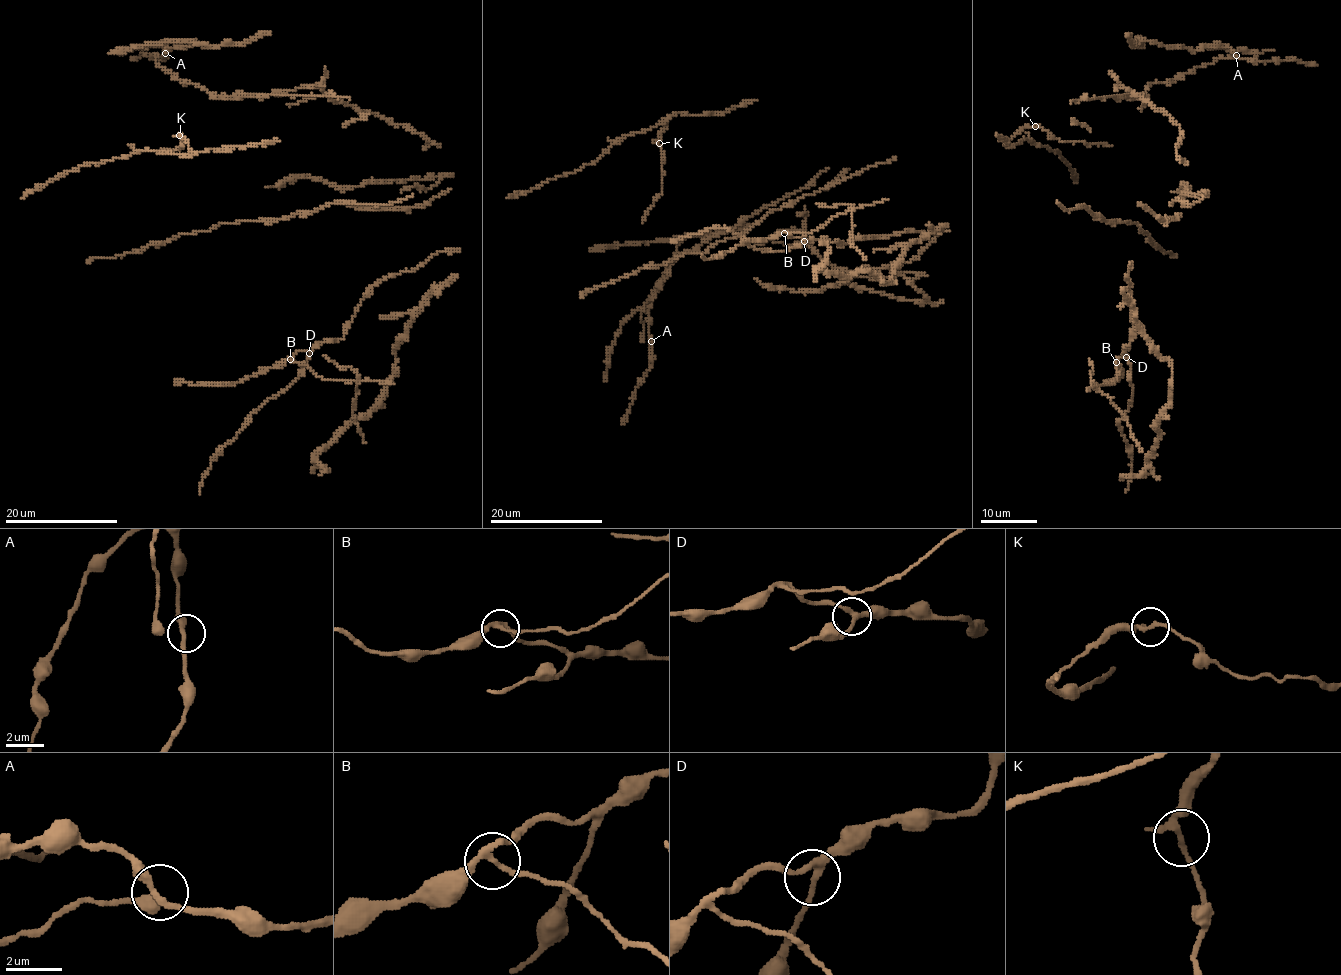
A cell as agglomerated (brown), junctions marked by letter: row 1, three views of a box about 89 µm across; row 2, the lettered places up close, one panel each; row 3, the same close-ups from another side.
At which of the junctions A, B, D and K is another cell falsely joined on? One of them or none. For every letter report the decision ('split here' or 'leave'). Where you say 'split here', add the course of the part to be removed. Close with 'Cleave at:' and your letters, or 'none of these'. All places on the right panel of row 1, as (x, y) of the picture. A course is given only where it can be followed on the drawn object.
A: leave
B: split here; foreign part runs (1116, 362), (1118, 377), (1111, 385), (1096, 387), (1128, 423), (1141, 451)
D: leave
K: leave
Cleave at: B

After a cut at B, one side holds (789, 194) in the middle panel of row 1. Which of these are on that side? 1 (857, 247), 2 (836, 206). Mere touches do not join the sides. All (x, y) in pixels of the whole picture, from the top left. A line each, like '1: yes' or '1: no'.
1: no
2: no

